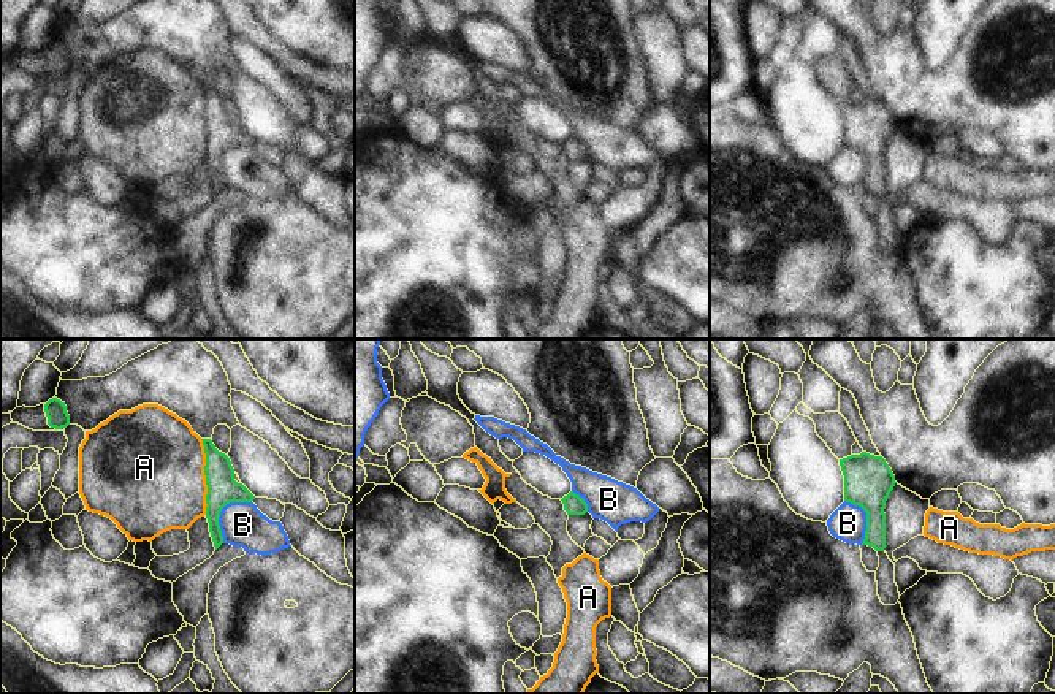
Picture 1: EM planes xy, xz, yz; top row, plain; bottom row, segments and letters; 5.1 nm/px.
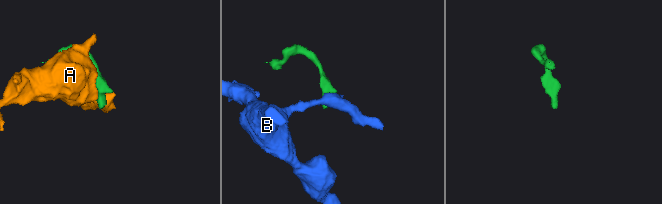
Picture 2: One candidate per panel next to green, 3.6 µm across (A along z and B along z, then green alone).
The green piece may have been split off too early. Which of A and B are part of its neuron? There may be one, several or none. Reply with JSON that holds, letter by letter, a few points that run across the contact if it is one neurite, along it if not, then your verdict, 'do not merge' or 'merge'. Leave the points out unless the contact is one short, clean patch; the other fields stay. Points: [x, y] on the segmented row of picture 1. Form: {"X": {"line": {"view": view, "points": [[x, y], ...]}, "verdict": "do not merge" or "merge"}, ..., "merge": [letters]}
{"A": {"verdict": "do not merge"}, "B": {"line": {"view": "xy", "points": [[251, 501], [230, 501], [222, 509], [219, 517], [222, 542]]}, "verdict": "do not merge"}, "merge": []}

